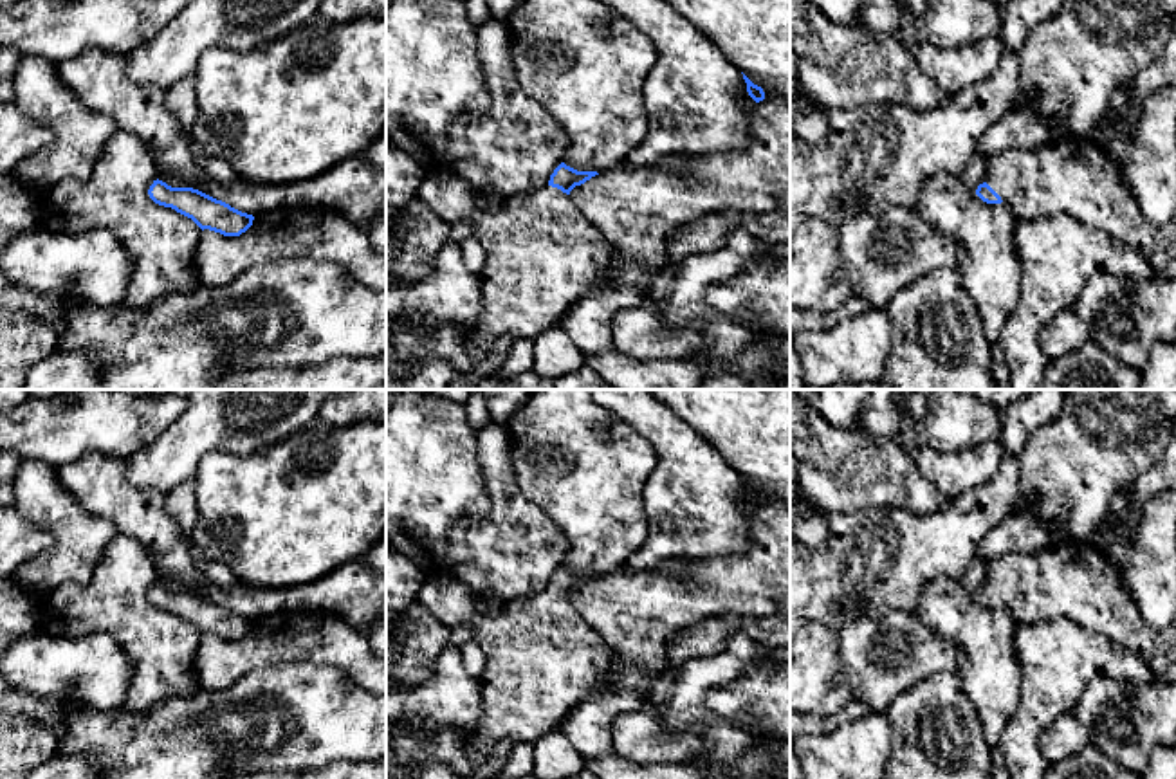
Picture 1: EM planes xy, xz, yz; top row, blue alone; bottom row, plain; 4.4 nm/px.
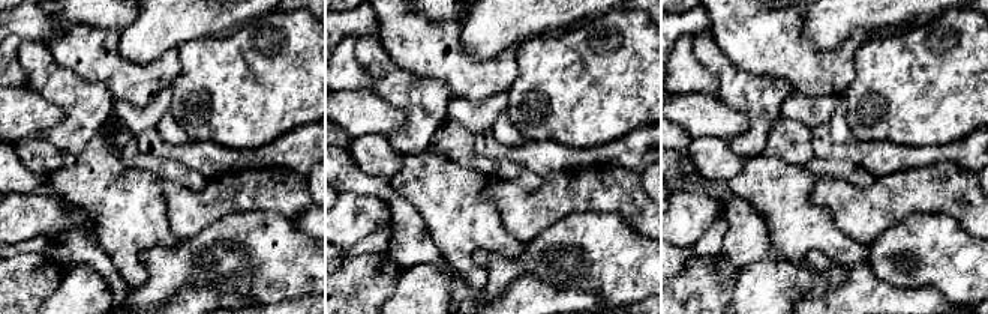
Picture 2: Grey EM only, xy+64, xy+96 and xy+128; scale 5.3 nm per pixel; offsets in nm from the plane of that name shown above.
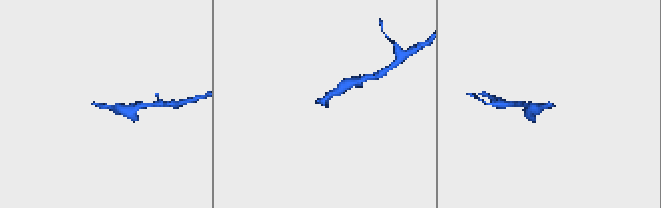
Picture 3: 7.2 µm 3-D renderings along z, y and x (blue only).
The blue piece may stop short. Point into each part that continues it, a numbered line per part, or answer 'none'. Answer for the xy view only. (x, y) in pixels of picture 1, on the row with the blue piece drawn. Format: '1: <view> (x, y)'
none

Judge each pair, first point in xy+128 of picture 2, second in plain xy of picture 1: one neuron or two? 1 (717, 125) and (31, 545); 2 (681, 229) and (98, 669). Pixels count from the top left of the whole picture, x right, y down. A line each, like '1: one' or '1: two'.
1: one
2: one

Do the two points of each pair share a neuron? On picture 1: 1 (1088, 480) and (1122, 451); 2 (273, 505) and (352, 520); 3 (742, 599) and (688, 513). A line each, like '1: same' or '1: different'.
1: same
2: same
3: different

